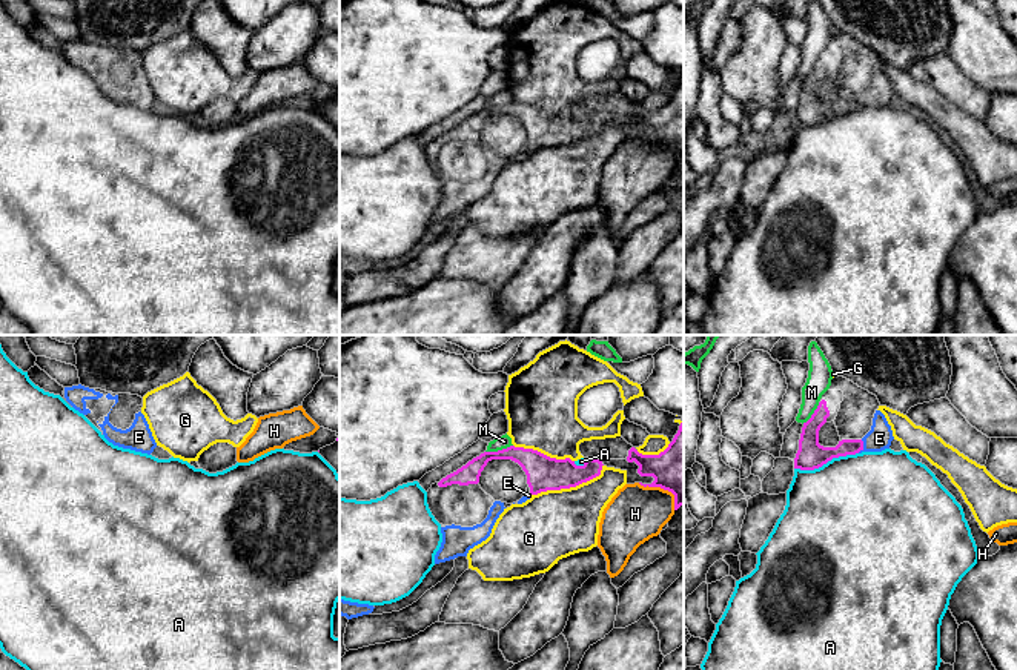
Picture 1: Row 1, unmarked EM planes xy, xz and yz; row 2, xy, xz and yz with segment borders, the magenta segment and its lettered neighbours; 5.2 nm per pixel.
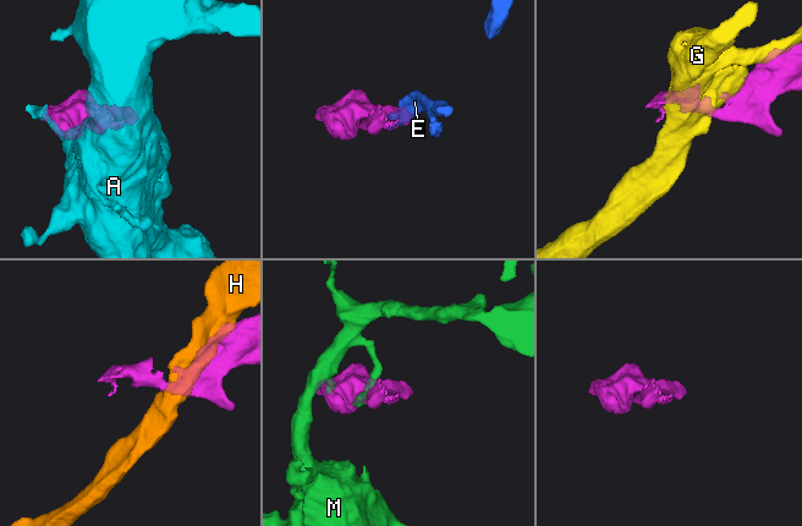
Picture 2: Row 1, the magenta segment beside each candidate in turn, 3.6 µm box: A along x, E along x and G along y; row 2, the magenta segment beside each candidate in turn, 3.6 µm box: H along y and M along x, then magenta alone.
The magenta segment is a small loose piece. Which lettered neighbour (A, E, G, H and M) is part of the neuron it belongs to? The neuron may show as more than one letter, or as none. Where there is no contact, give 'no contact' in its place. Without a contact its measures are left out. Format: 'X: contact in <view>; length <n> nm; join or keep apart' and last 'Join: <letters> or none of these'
A: contact in yz; length 340 nm; keep apart
E: contact in yz; length 80 nm; join
G: contact in xz; length 400 nm; keep apart
H: contact in xz; length 240 nm; keep apart
M: contact in xz; length 150 nm; keep apart
Join: E

